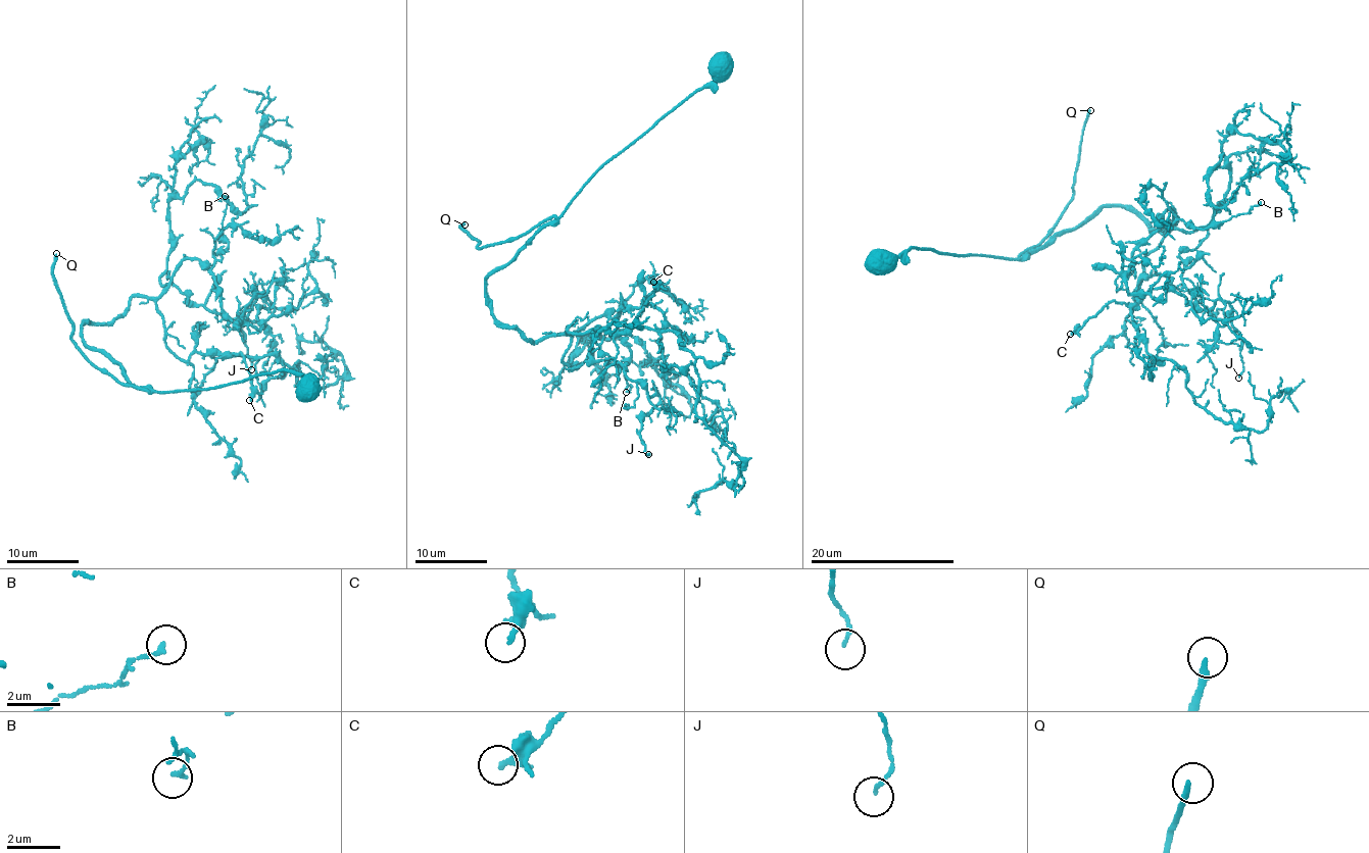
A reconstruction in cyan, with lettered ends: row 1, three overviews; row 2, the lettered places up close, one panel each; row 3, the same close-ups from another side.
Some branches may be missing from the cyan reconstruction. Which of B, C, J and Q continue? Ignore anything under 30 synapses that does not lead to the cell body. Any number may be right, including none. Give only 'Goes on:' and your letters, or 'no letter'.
Goes on: Q

